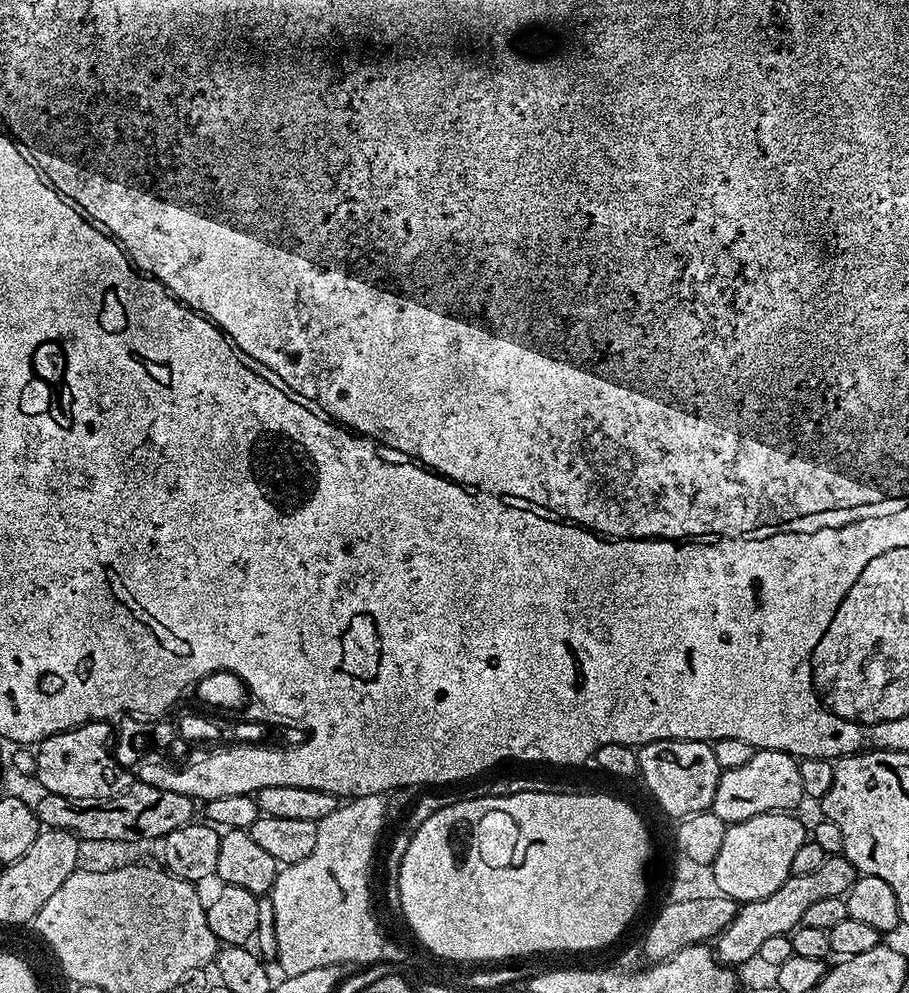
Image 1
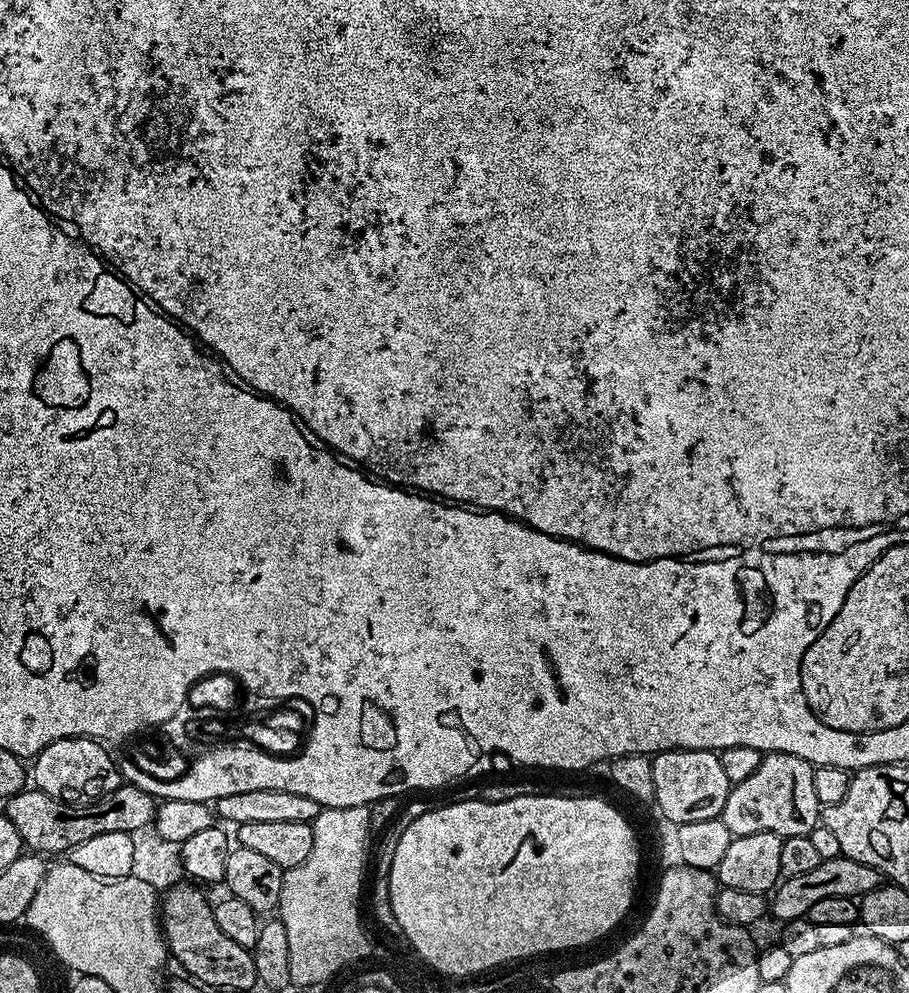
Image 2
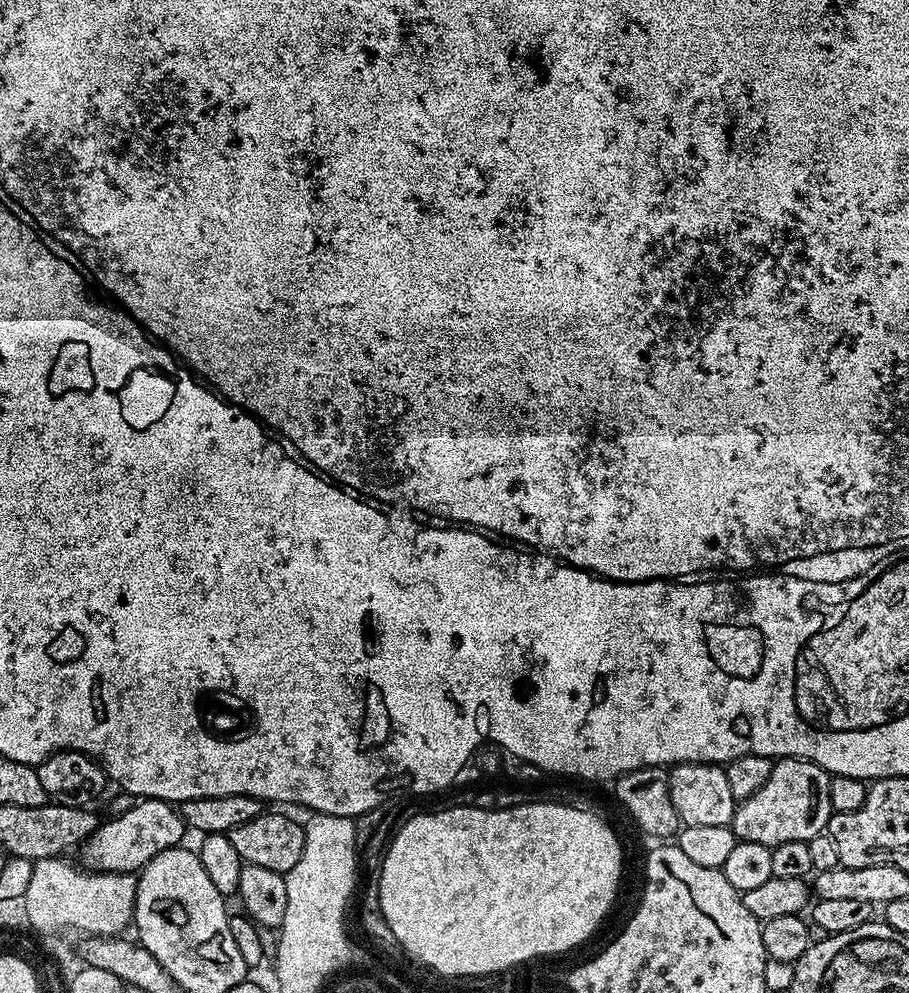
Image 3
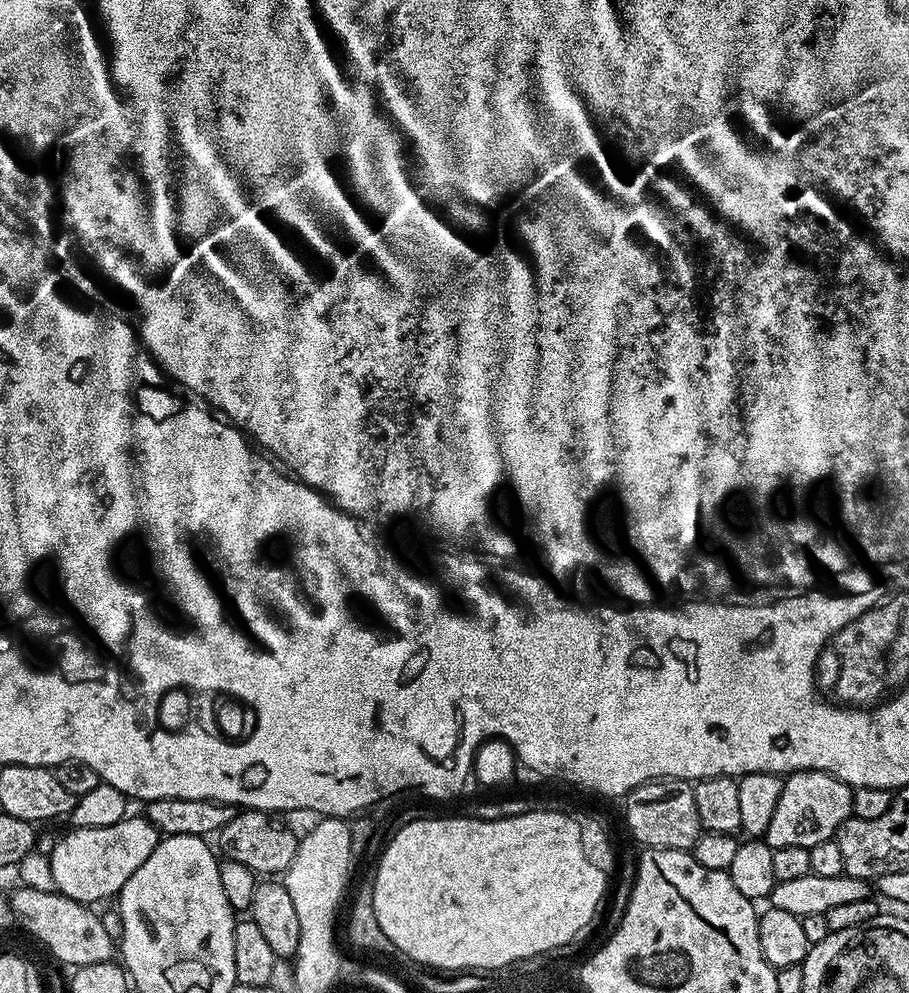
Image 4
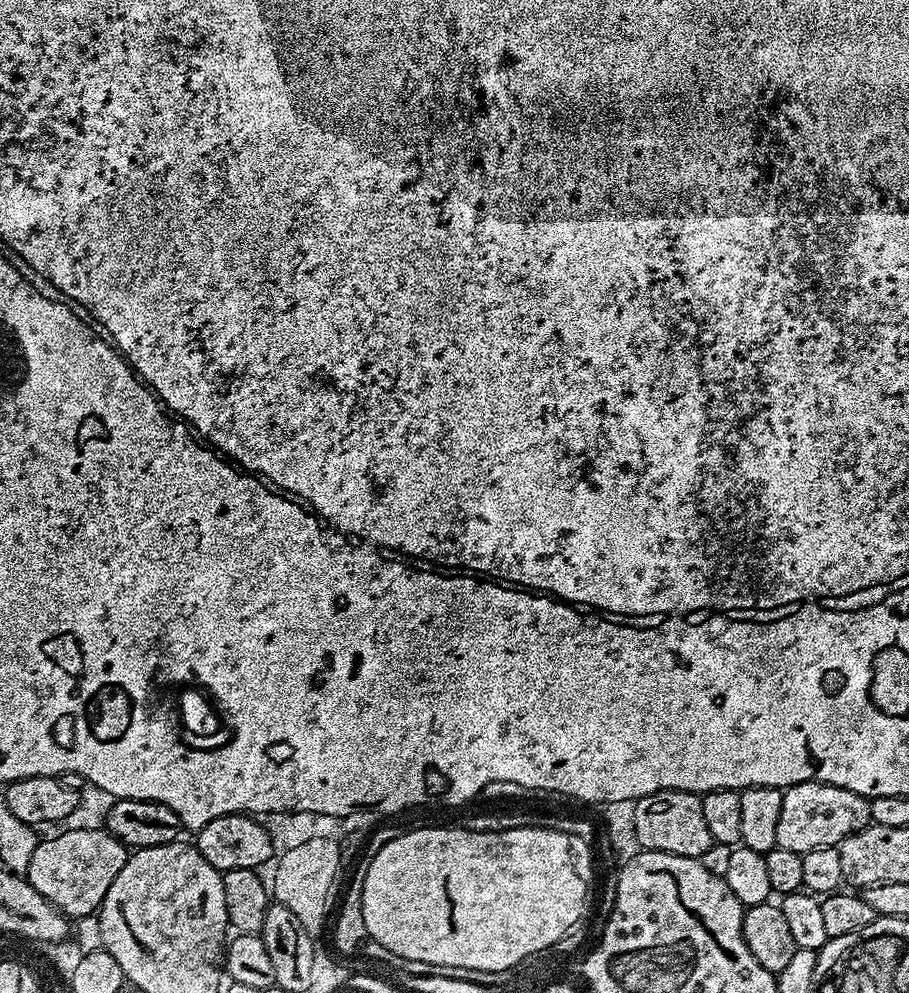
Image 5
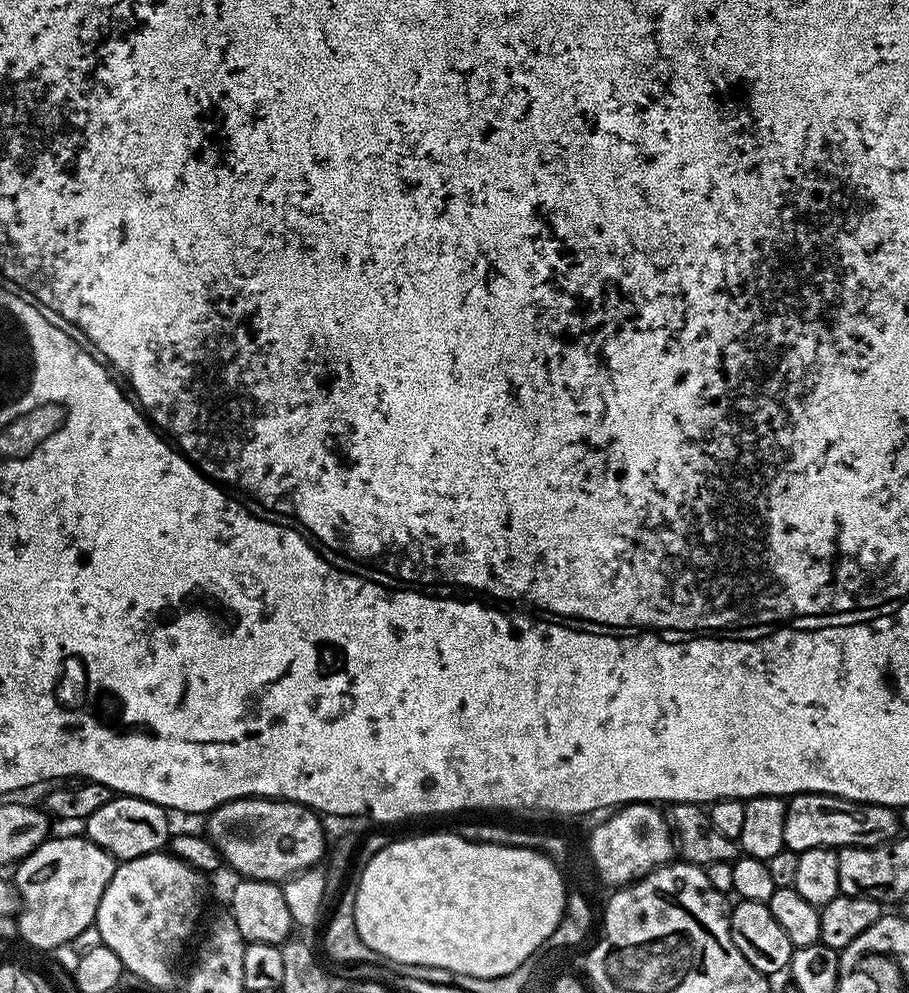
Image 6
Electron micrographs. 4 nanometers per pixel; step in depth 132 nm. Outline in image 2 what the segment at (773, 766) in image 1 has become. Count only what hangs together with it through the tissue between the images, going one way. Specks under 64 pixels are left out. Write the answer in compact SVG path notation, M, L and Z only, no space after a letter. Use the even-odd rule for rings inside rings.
M770 752L746 782L732 785L726 806L718 817L726 822L733 838L759 832L772 832L778 837L808 836L822 820L822 805L814 790L813 765L794 754Z

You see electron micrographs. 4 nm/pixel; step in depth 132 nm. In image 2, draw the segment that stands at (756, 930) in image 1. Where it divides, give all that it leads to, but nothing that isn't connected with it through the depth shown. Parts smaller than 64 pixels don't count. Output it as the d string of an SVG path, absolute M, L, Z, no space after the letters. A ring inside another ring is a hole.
M841 855L833 860L821 860L815 870L798 878L781 879L777 883L770 896L770 916L779 922L799 920L807 917L810 906L815 906L822 898L859 898L870 890L879 888L881 883L881 874L874 866L866 866Z

